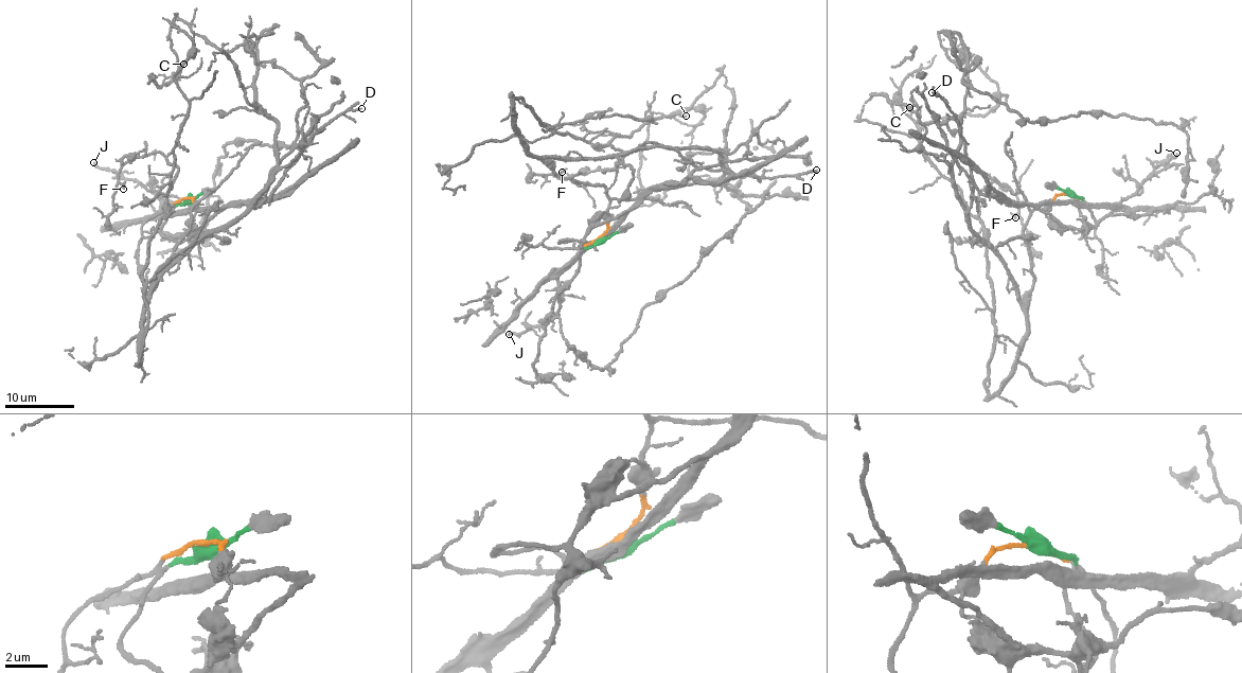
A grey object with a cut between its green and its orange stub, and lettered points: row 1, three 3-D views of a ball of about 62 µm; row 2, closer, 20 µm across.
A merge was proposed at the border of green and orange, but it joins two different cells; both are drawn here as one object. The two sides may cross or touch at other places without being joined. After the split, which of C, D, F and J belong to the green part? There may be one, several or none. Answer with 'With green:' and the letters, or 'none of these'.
With green: J

